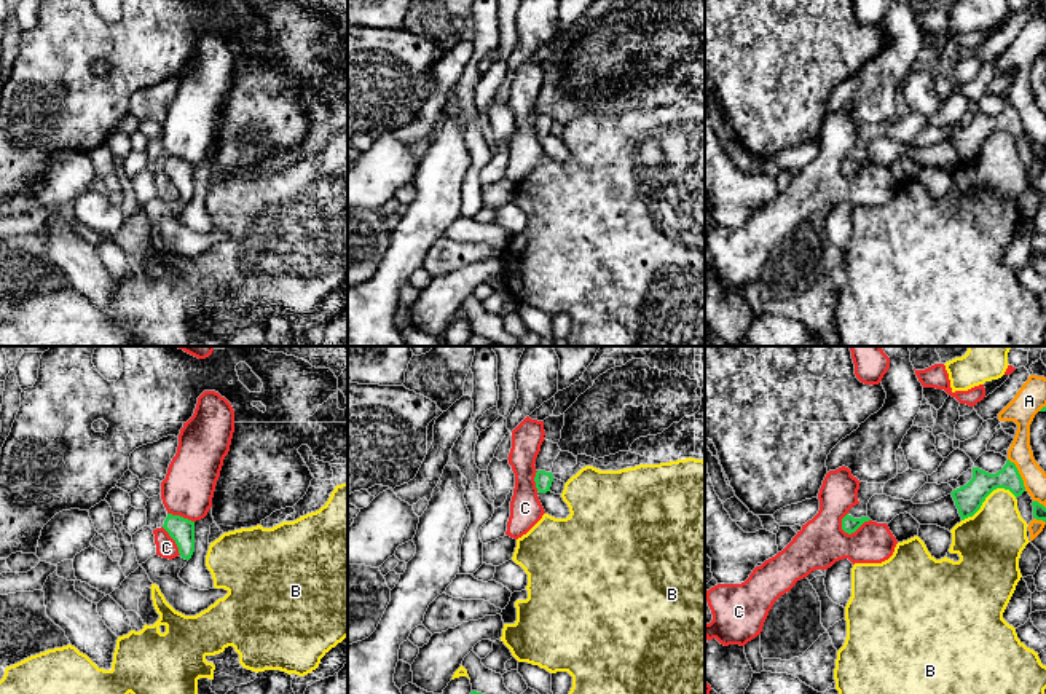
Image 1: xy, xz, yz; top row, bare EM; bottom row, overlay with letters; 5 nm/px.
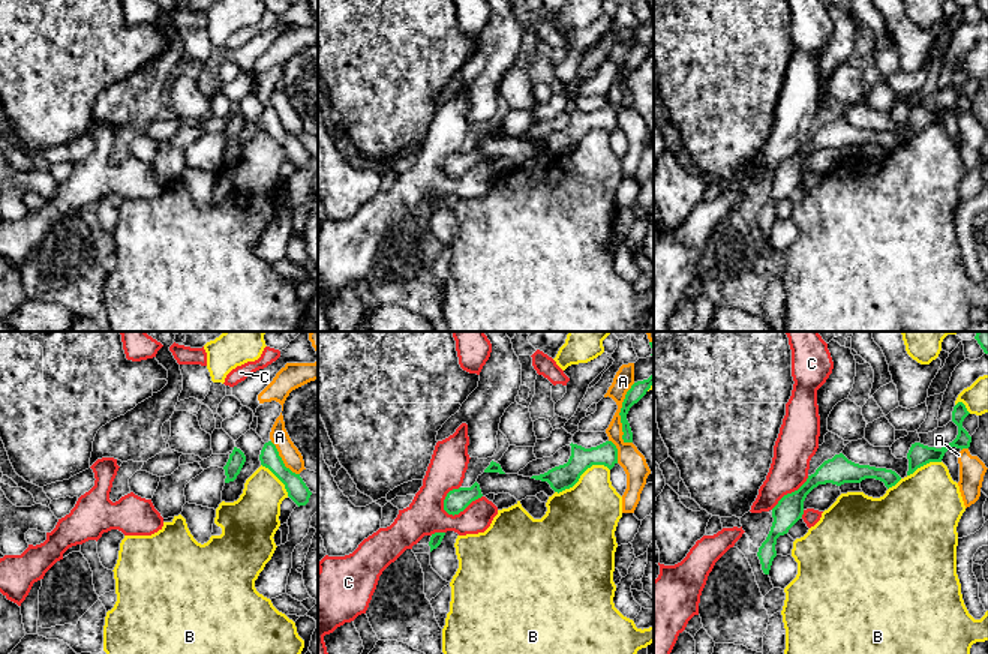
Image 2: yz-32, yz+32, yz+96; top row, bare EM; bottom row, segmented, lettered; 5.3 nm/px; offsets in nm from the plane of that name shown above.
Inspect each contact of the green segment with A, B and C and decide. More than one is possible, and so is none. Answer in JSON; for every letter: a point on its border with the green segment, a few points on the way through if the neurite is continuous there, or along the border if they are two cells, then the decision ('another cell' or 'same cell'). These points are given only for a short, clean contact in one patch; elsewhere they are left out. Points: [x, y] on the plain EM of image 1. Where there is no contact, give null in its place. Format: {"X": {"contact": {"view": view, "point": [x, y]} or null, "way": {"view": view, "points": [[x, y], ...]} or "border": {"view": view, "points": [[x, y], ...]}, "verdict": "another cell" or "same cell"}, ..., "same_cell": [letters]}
{"A": {"contact": {"view": "yz", "point": [1019, 117]}, "verdict": "another cell"}, "B": {"contact": {"view": "yz", "point": [987, 138]}, "verdict": "another cell"}, "C": {"contact": {"view": "yz", "point": [855, 173]}, "border": {"view": "yz", "points": [[869, 161], [850, 176], [841, 171]]}, "verdict": "another cell"}, "same_cell": []}

